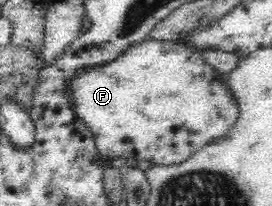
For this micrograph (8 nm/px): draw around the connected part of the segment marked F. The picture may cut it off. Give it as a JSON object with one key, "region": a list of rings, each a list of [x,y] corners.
{"region":[[[151,38],[143,43],[131,46],[123,55],[120,55],[120,58],[110,61],[104,67],[96,67],[96,69],[90,69],[90,71],[80,71],[80,75],[70,85],[70,100],[74,104],[76,114],[92,130],[98,153],[100,153],[105,161],[118,157],[124,159],[134,157],[138,162],[150,161],[152,166],[171,166],[182,163],[207,143],[214,141],[214,139],[224,137],[236,125],[239,115],[238,100],[234,98],[234,94],[232,94],[232,90],[228,86],[227,74],[219,72],[212,64],[206,62],[202,55],[188,52],[188,49],[184,45],[180,45],[178,41],[160,41],[152,40]]]}

